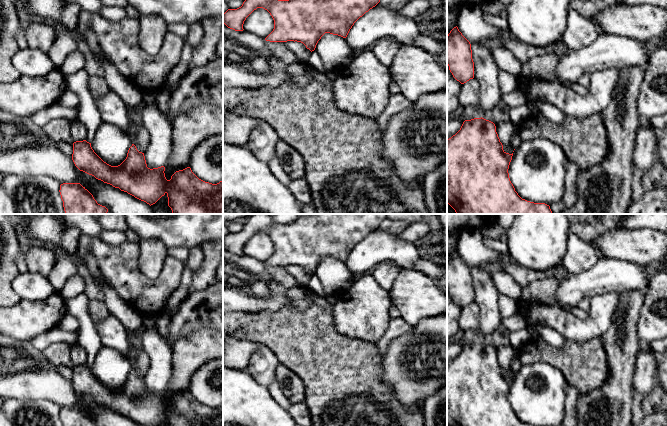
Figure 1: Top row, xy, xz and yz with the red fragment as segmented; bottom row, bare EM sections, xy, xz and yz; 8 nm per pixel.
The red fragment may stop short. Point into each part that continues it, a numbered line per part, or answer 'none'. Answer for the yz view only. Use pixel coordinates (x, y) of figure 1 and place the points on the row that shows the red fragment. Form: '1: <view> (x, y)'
none

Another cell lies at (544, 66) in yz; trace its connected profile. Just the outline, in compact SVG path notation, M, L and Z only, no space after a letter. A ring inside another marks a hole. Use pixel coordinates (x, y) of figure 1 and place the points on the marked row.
M546 54L533 57L522 66L522 72L517 77L517 85L528 77L542 77L551 81L557 80L556 69L559 64L558 54Z

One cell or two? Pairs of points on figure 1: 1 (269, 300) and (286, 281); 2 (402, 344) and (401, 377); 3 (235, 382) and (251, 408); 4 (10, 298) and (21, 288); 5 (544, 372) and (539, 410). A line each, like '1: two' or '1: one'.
1: two
2: one
3: one
4: two
5: one

